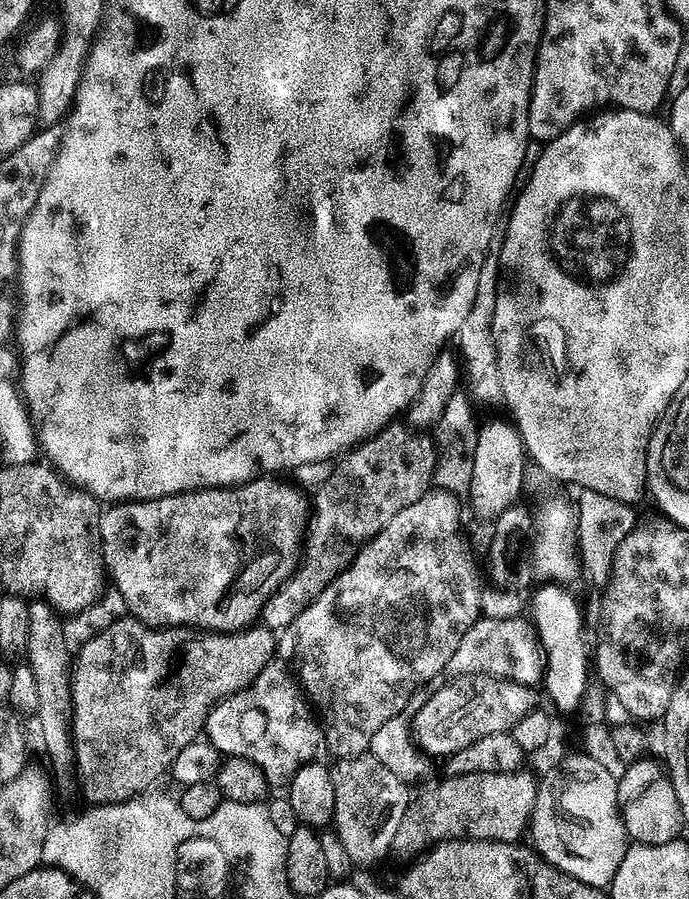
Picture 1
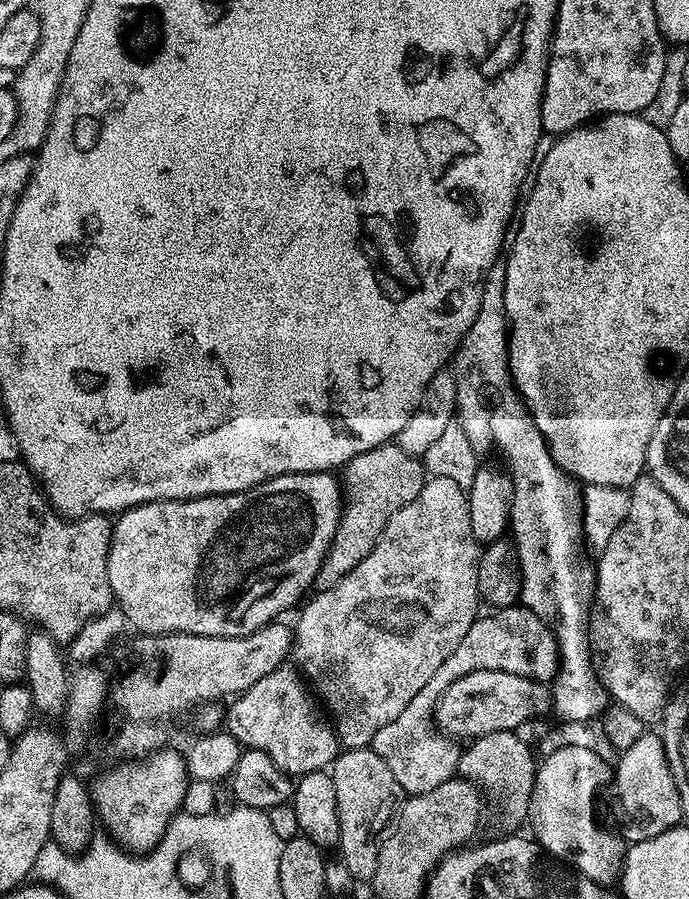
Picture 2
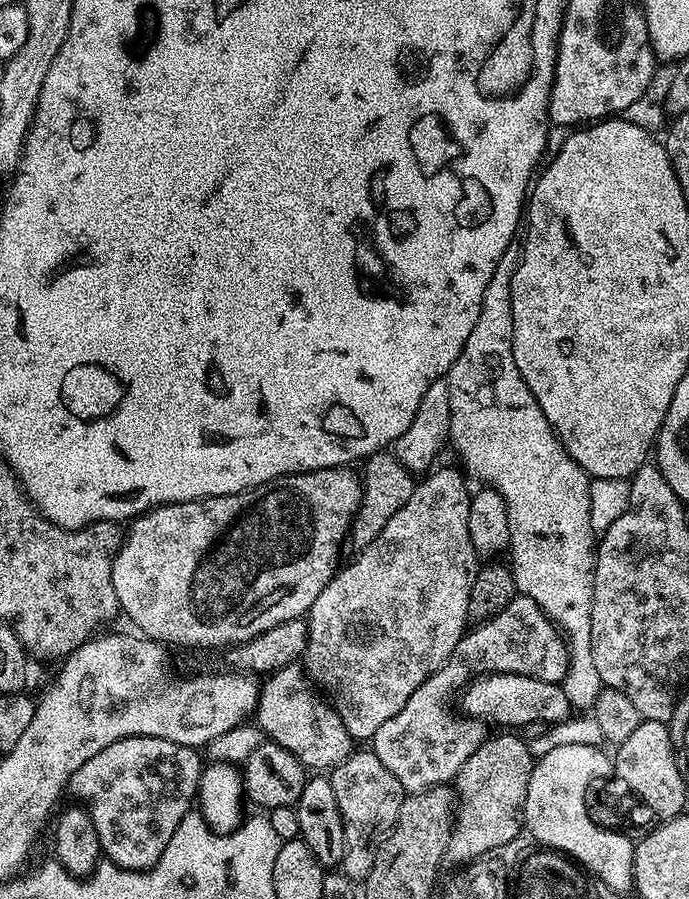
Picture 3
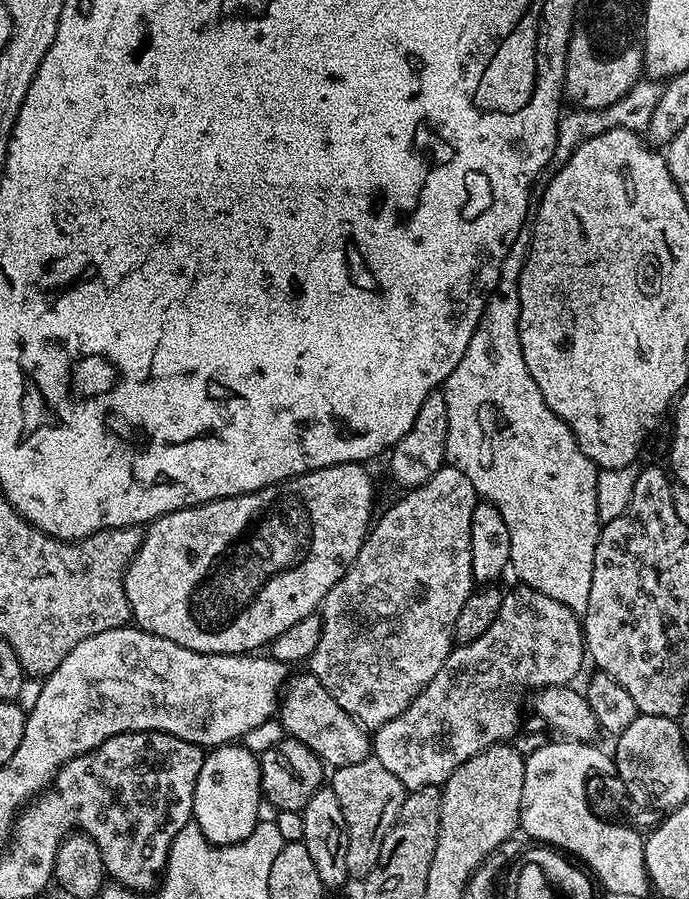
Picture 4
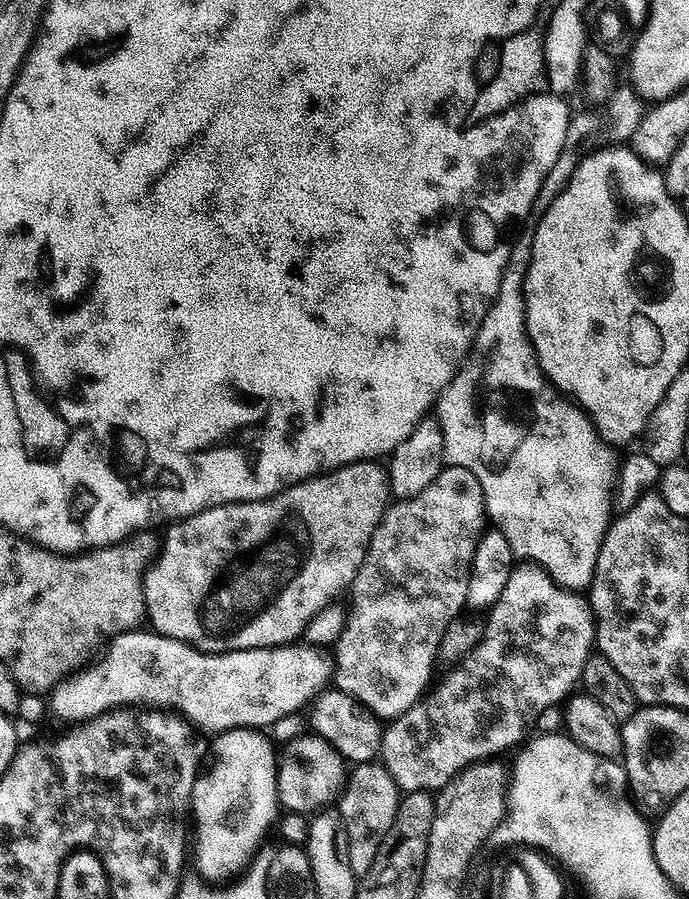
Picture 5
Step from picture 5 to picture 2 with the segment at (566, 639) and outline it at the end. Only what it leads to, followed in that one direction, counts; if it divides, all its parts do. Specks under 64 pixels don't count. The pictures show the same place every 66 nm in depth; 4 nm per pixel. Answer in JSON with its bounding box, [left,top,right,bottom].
[370,606,558,796]

